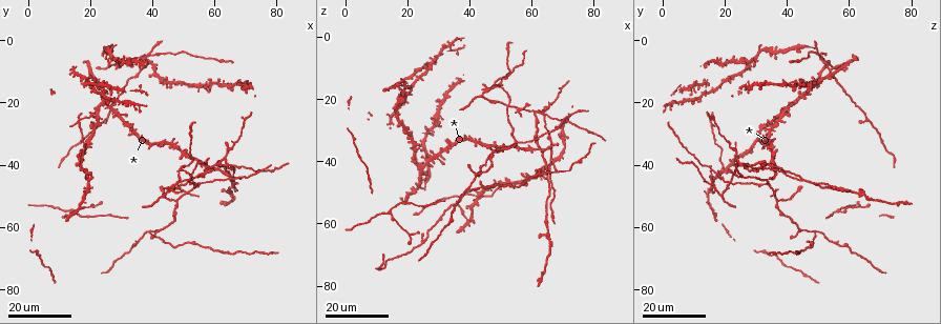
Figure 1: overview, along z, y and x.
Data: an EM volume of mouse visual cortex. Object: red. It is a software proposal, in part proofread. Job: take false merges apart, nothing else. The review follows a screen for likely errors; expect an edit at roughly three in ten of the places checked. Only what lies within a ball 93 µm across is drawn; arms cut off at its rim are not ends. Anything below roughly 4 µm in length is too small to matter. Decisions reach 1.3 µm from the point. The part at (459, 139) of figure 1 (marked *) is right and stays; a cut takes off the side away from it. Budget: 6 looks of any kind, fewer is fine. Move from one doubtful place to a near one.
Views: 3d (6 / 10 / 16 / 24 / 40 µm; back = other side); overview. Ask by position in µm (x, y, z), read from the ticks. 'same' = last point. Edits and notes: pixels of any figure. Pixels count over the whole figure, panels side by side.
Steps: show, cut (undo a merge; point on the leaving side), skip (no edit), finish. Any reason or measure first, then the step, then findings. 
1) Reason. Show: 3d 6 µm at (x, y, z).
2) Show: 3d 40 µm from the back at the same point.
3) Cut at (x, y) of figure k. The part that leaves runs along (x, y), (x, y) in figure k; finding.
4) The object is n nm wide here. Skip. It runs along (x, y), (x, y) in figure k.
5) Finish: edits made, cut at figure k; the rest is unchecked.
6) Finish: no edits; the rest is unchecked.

Three arms meet. Show: 3d 16 µm at (38, 6, 51).

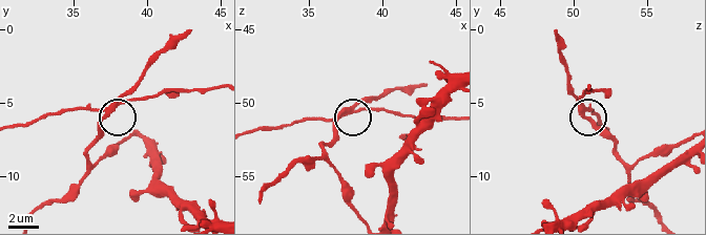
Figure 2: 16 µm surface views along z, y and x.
Show: 3d 10 µm at (37.2, 6.0, 50.6).

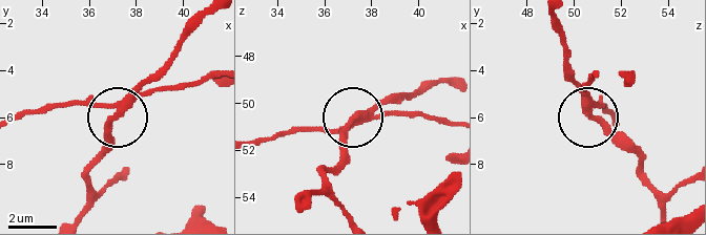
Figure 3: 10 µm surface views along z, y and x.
The side arm is 35 µm long; 3 arms meet here. Cut at (92, 101) of figure 3. A second neuron is stuck on.

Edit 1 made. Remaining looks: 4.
Show: 3d 16 µm at (48, 52, 36).

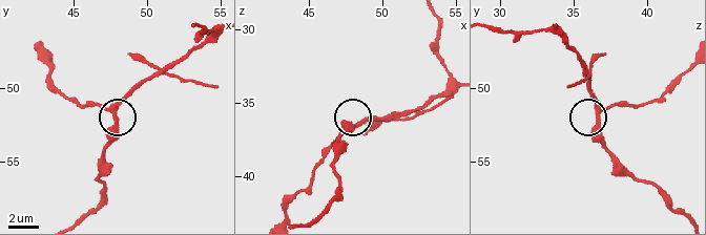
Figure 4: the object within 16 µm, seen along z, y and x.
Closer look. Show: 3d 6 µm at (47.6, 51.6, 36.6).

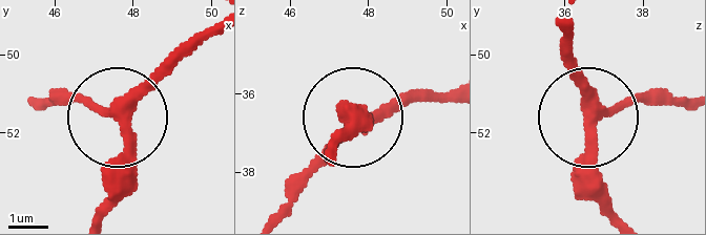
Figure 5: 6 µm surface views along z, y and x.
The side arm is 11 µm long; 3 arms meet here. Skip. Continuous, no second neuron.

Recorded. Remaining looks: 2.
Three-way junction. Show: 3d 24 µm at (17, 41, 19).

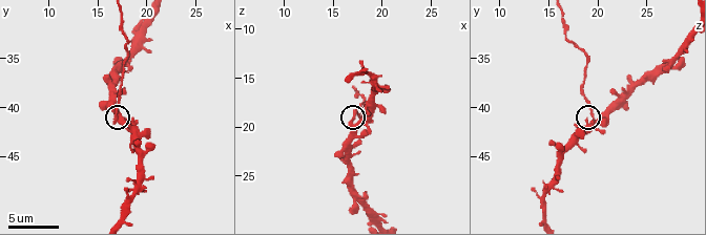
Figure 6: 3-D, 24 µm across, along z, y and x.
Show: 3d 6 µm at (17.2, 41.2, 19.8).

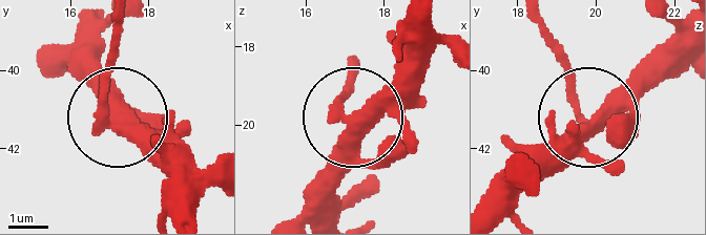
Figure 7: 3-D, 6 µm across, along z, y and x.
The object is 360 nm wide here. Cut at (112, 70) of figure 7. The part that leaves runs along (105, 120), (116, 22) in figure 7; two neurons meet here.

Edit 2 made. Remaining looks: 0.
Finish: edits made, cut at figure 3, cut at figure 7; the rest is unchecked.

